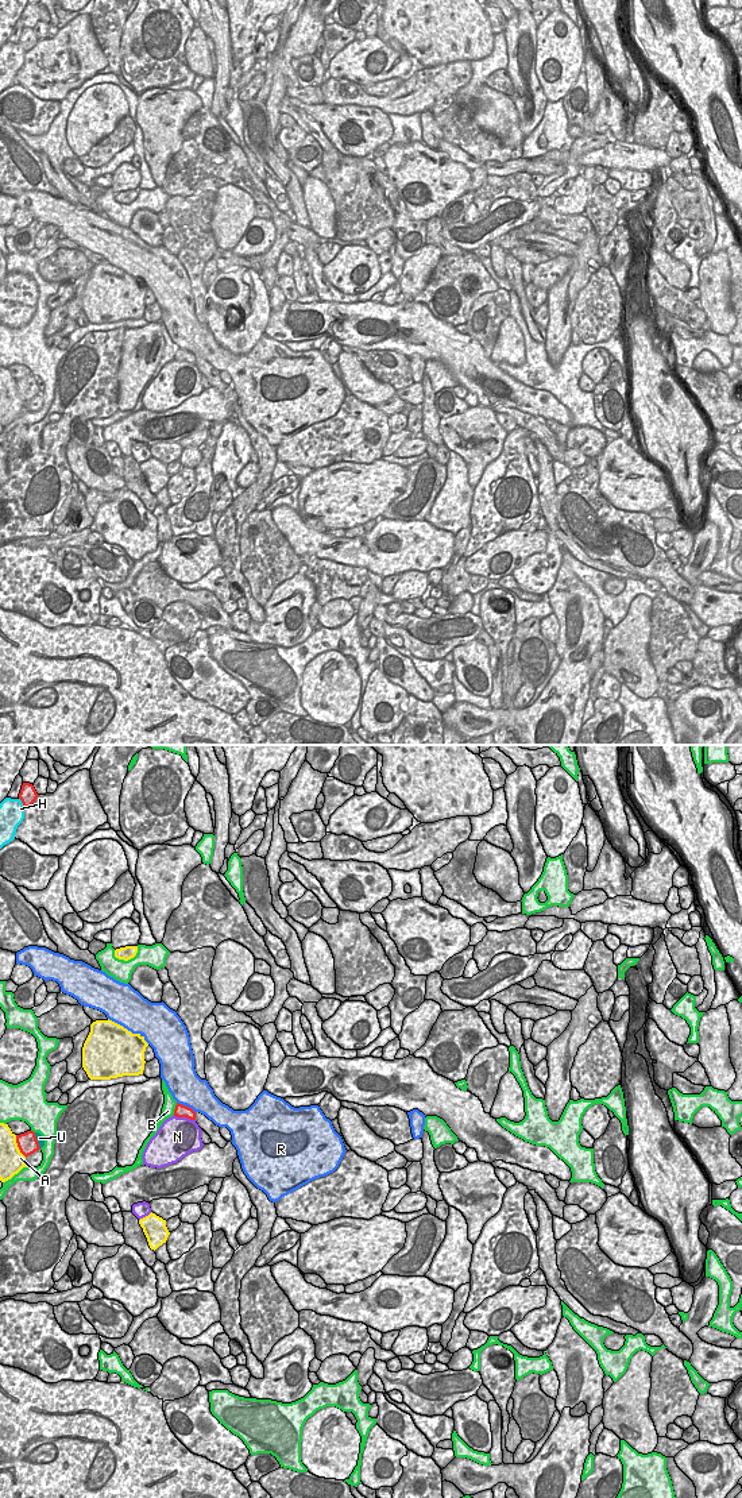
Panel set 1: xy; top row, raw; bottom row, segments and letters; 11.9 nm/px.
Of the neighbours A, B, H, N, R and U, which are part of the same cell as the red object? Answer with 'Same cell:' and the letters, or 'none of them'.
Same cell: U.

